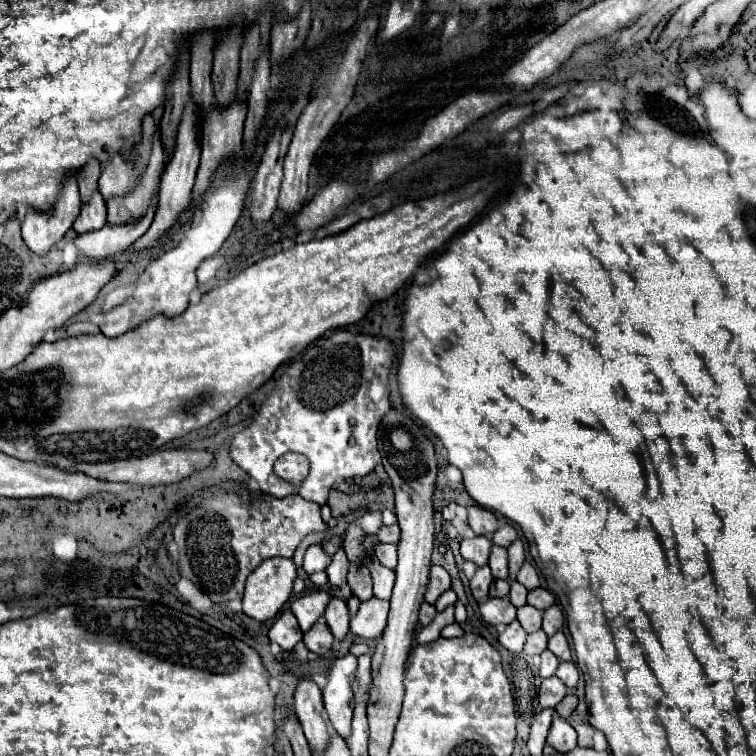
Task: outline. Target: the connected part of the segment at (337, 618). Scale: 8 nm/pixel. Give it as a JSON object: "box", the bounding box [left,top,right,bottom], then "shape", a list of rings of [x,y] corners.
{"box":[325,597,349,641],"shape":[[[333,597],[327,605],[327,611],[325,611],[325,621],[333,633],[333,637],[337,641],[343,641],[347,631],[349,631],[349,611],[347,611],[347,603],[339,597]]]}

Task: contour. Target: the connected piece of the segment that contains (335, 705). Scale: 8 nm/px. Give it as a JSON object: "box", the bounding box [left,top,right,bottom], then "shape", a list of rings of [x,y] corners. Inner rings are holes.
{"box":[323,653,357,739],"shape":[[[347,653],[345,657],[337,659],[327,675],[327,685],[323,689],[325,711],[329,715],[331,727],[347,739],[351,735],[351,717],[353,717],[353,683],[355,683],[355,669],[357,657]]]}

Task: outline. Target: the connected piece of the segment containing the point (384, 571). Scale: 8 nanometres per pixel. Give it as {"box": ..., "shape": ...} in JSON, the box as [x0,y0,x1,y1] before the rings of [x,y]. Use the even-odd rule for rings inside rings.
{"box":[365,555,395,599],"shape":[[[367,555],[365,557],[365,567],[371,571],[373,577],[373,595],[377,599],[389,599],[391,597],[391,589],[393,589],[393,581],[395,581],[395,573],[387,567],[383,567],[375,555]]]}

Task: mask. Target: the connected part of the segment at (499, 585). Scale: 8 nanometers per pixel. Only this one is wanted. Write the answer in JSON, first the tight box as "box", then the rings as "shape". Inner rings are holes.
{"box":[489,579,509,597],"shape":[[[495,579],[493,585],[491,585],[489,595],[491,595],[491,597],[507,597],[507,595],[509,595],[509,581]]]}

